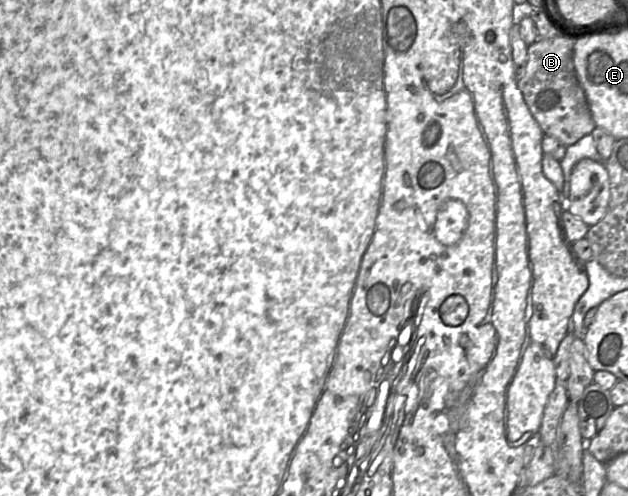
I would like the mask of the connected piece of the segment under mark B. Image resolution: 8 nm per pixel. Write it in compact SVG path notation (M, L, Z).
M561 35L553 38L538 38L528 46L526 71L517 80L518 88L542 131L546 135L555 137L566 146L573 145L585 135L591 134L596 127L584 90L576 75L573 61L574 43L574 40Z

